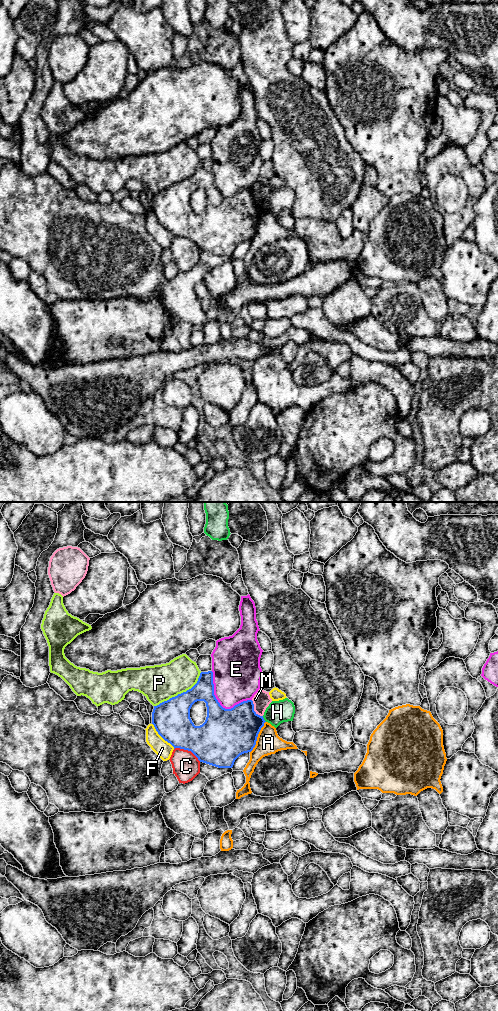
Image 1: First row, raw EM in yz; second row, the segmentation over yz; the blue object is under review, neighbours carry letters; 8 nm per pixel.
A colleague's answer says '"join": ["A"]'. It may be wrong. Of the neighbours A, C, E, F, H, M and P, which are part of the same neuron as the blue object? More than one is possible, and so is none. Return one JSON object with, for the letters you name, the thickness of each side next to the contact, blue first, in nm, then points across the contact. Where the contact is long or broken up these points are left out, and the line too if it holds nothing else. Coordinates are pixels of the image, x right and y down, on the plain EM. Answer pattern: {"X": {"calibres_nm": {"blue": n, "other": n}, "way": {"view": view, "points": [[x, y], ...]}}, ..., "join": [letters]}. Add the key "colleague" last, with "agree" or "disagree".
{"join": [], "colleague": "disagree"}

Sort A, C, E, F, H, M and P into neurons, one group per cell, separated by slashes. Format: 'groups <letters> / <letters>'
groups A / C / E / F / H / M / P

